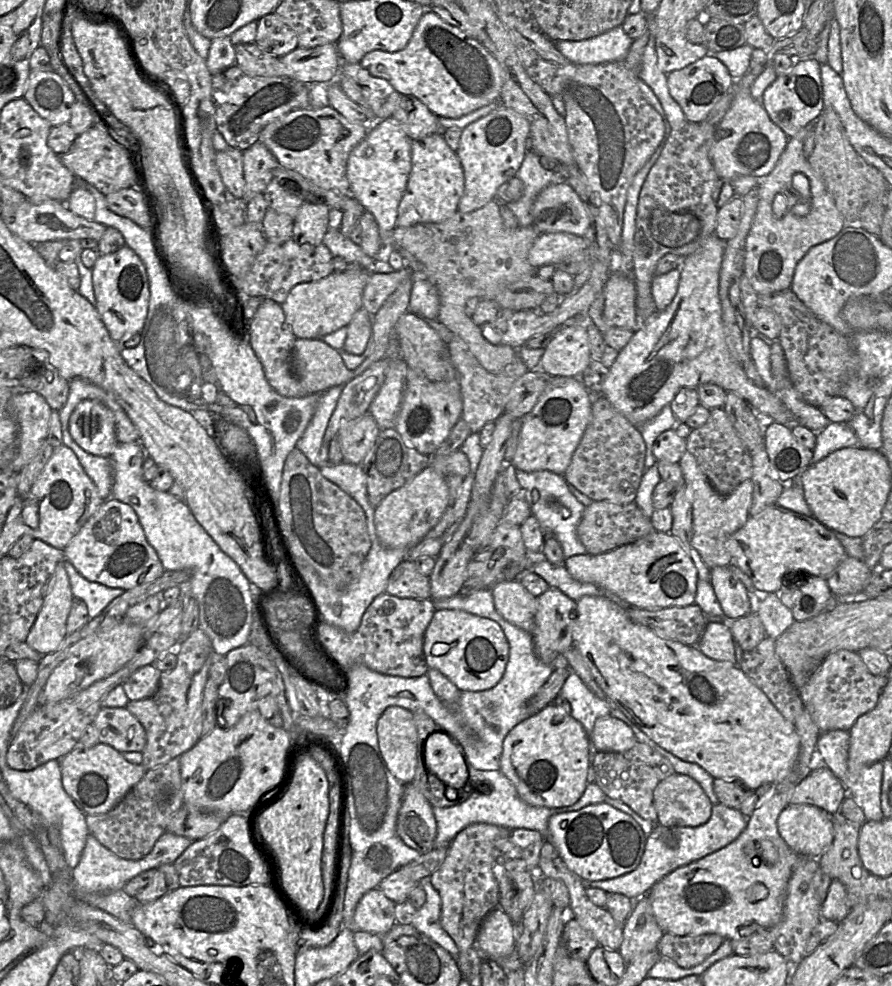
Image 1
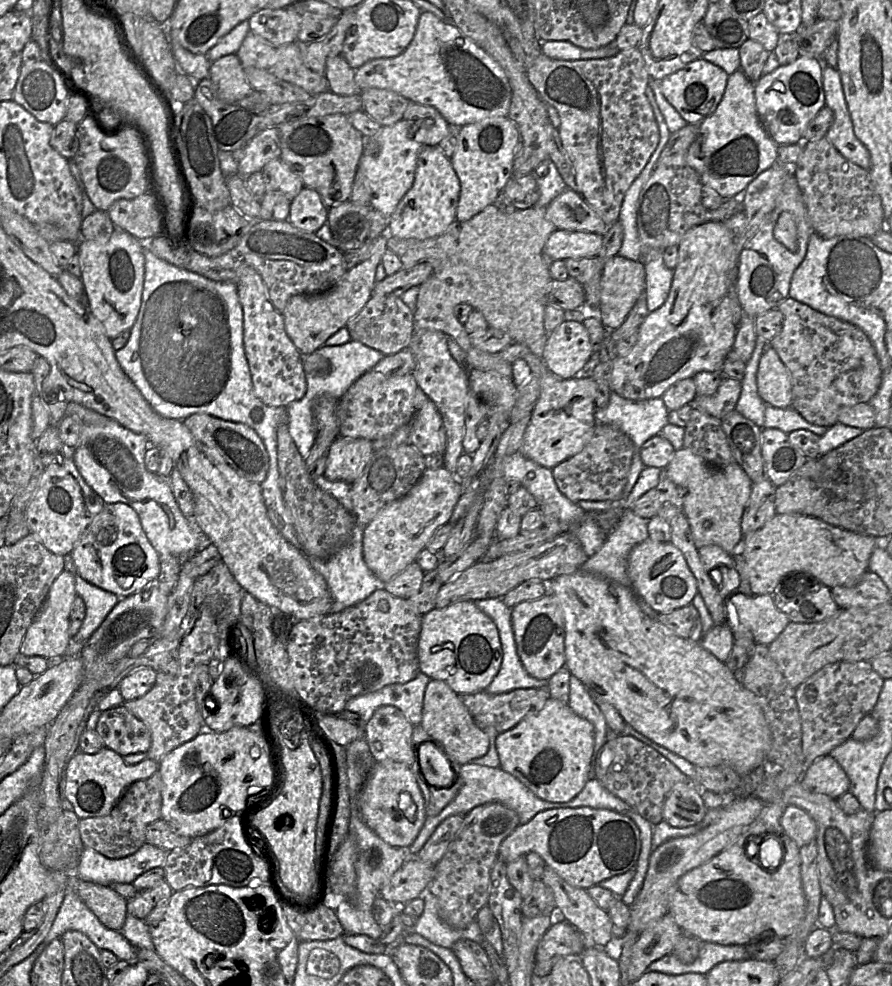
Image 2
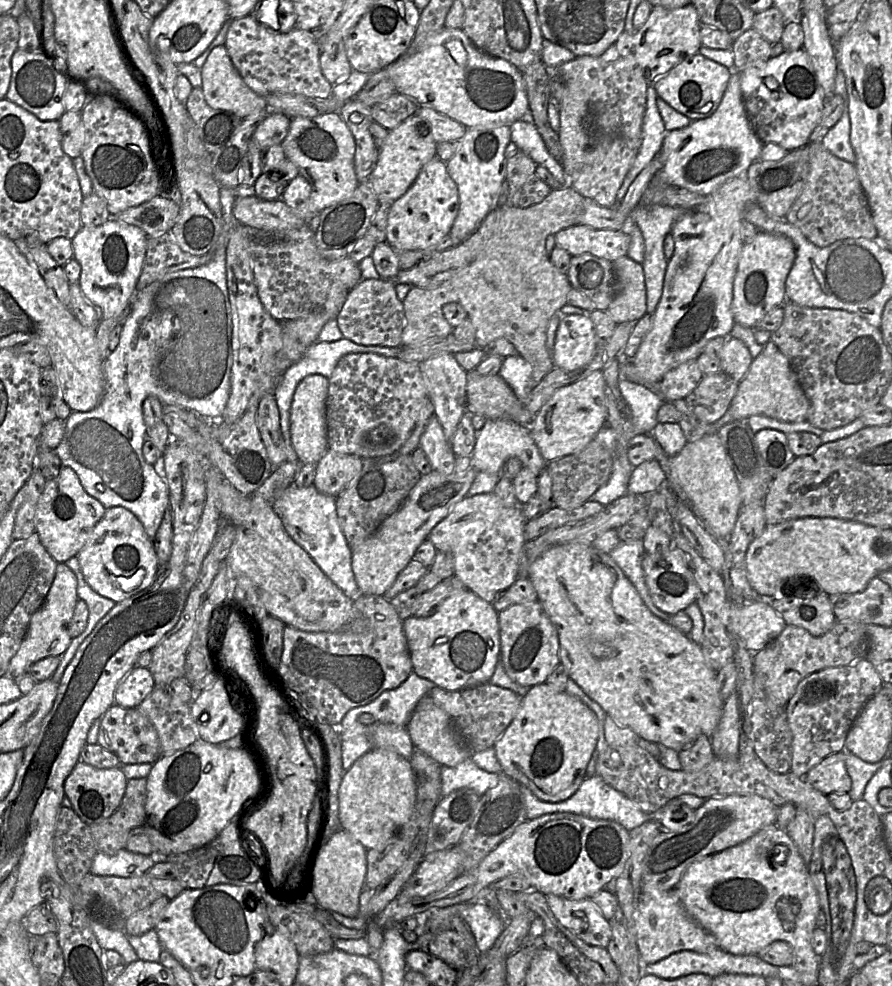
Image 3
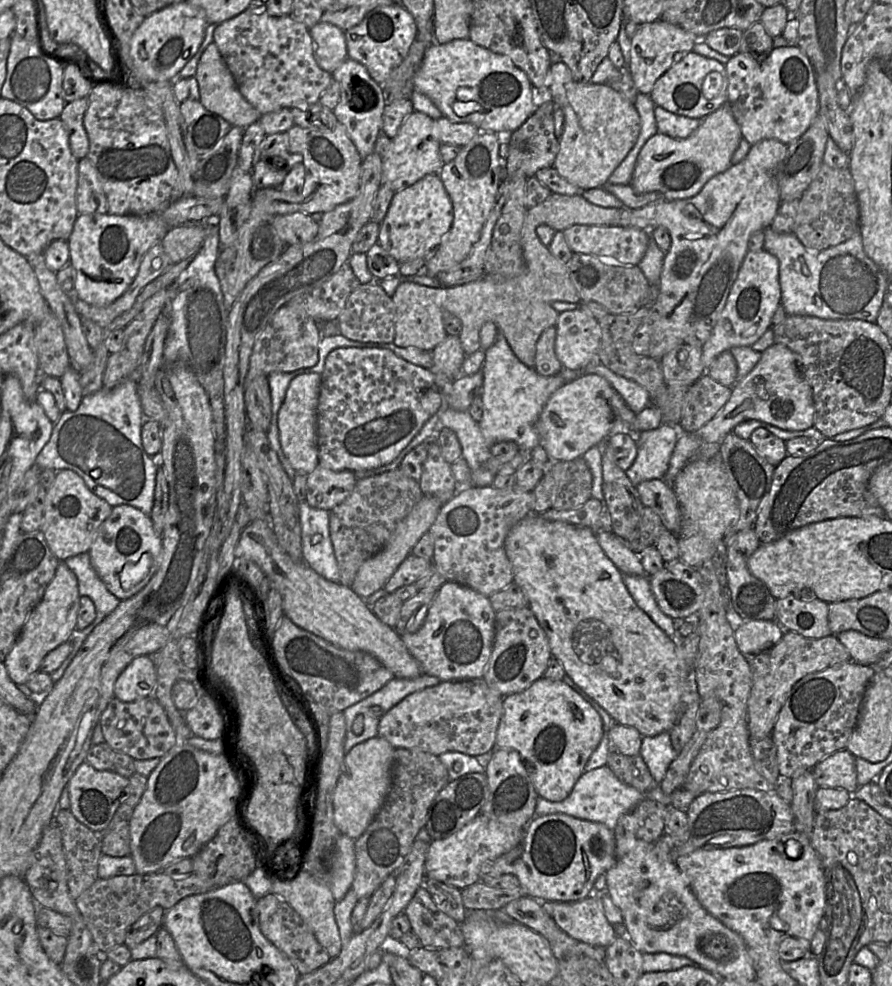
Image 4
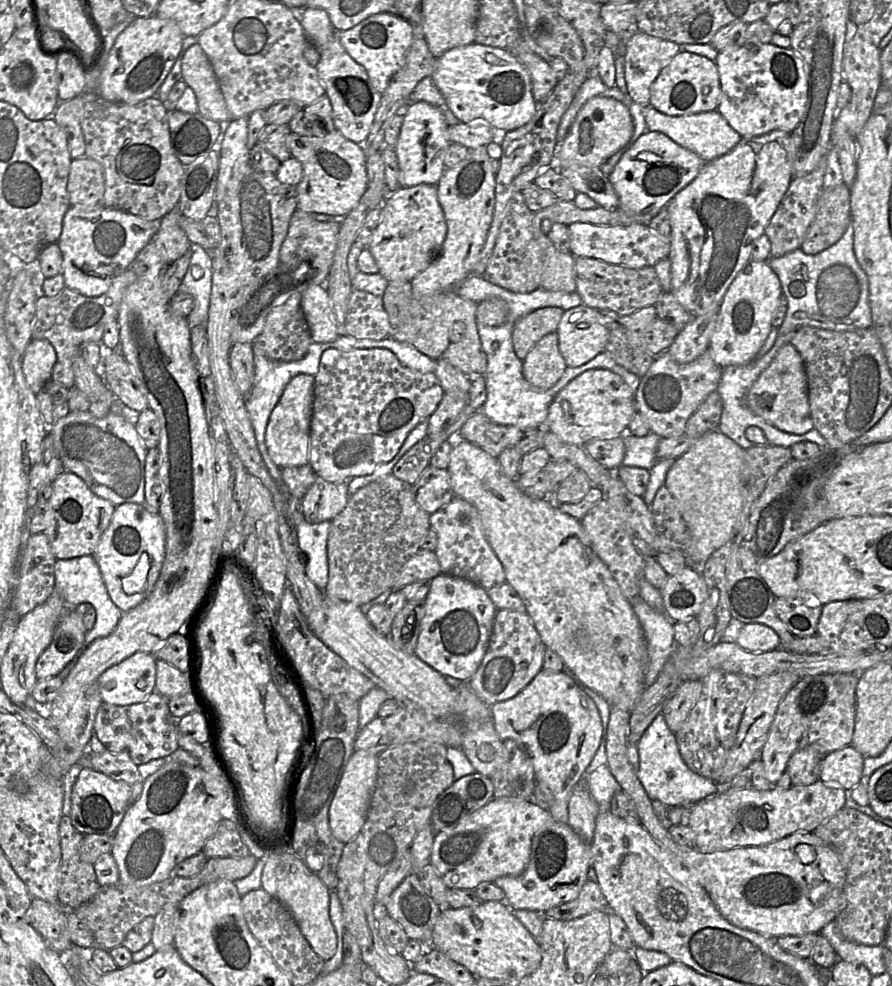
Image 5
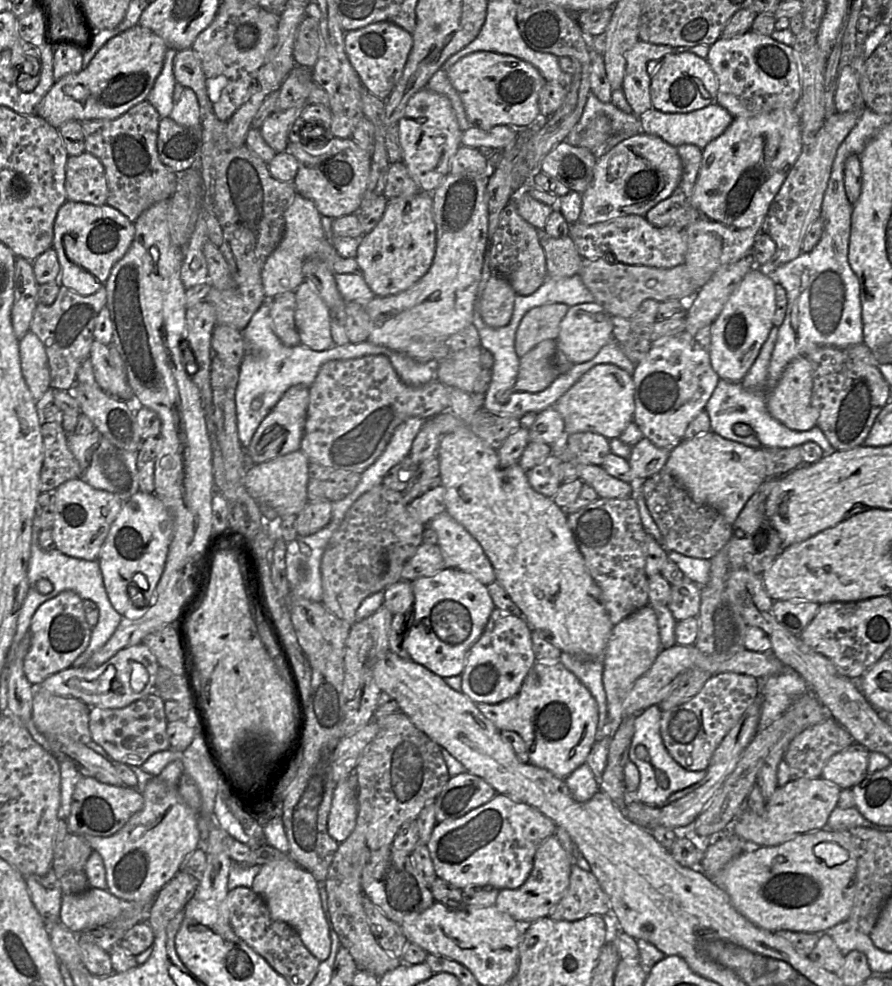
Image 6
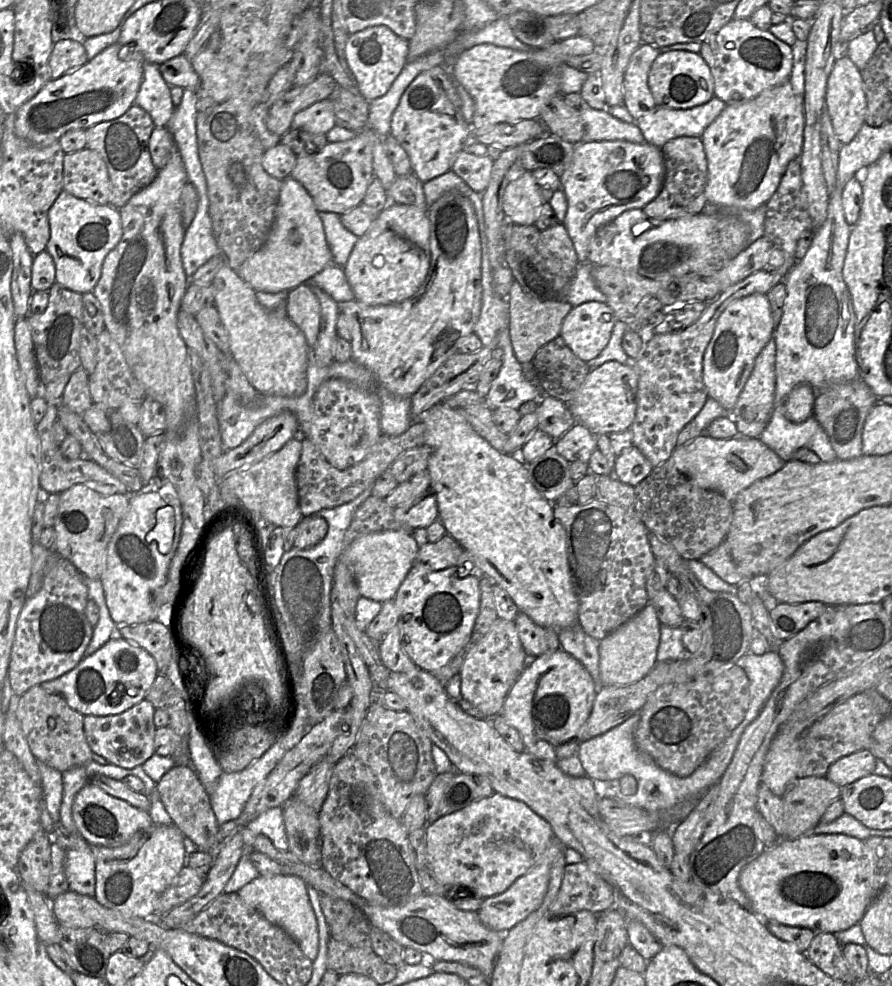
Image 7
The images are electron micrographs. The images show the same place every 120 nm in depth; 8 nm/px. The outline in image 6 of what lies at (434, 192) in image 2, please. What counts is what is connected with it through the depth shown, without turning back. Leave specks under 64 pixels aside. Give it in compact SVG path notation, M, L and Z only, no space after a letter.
M432 193L388 199L377 226L363 235L355 257L360 274L377 297L396 295L413 286L431 268L436 253L436 225Z

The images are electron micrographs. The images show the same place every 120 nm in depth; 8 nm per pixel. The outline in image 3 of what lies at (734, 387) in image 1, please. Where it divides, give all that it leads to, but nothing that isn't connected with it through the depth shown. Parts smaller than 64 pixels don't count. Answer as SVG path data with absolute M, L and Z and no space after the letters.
M747 173L745 175L740 175L740 176L737 176L737 177L734 177L732 179L729 179L728 181L726 181L724 184L722 184L718 189L716 189L714 192L712 192L711 194L707 195L705 200L700 203L699 205L697 205L696 207L694 208L685 208L685 209L691 209L689 211L687 211L683 216L681 216L672 226L672 229L671 229L671 235L674 239L674 242L675 242L675 249L674 249L674 253L672 255L672 257L668 260L668 265L667 265L667 269L666 269L666 273L665 273L665 278L664 278L664 285L663 285L663 293L662 293L662 296L661 296L661 299L660 299L660 302L656 308L656 311L654 312L653 314L653 324L652 324L652 327L650 329L650 331L648 332L648 334L646 335L646 337L644 338L644 340L642 341L636 355L633 357L633 358L629 358L629 359L624 359L626 361L629 361L630 364L635 367L636 369L636 372L639 376L641 376L642 378L644 378L647 382L654 382L654 383L659 383L663 376L670 370L678 367L679 365L689 361L689 360L693 360L693 359L698 359L698 357L700 356L700 354L704 351L704 348L706 346L706 344L708 343L708 341L710 341L711 339L715 338L715 337L719 337L719 336L722 336L722 337L728 337L735 325L735 320L734 320L734 317L733 317L733 313L732 313L732 300L733 300L733 285L734 285L734 279L735 279L735 276L736 276L736 272L737 272L737 269L738 269L738 264L739 264L739 260L740 260L740 256L741 256L741 252L742 252L742 249L744 247L744 240L742 238L742 235L741 235L741 227L742 227L742 223L744 221L744 218L743 218L743 212L744 212L744 209L745 207L747 206L748 203L753 203L753 202L756 202L754 200L754 192L752 190L752 187L748 181L748 178L747 178Z

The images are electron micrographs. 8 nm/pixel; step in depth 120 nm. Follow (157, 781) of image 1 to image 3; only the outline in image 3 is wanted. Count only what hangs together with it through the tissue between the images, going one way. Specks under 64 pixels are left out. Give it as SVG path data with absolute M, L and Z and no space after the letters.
M147 778L129 779L118 809L104 821L90 825L97 851L114 855L125 849L129 832L146 822Z

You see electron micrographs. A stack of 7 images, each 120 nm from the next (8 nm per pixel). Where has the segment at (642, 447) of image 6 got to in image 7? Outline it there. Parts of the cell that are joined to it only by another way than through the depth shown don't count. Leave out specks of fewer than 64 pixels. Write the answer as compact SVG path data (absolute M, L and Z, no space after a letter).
M631 446L615 459L613 475L621 482L635 487L653 470L653 466L642 452Z

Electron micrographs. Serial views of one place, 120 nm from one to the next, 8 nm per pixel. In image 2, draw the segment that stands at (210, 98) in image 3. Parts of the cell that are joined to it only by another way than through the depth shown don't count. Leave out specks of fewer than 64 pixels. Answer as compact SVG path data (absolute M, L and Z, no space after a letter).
M236 54L211 62L209 77L217 87L218 97L226 103L237 102L254 91Z

